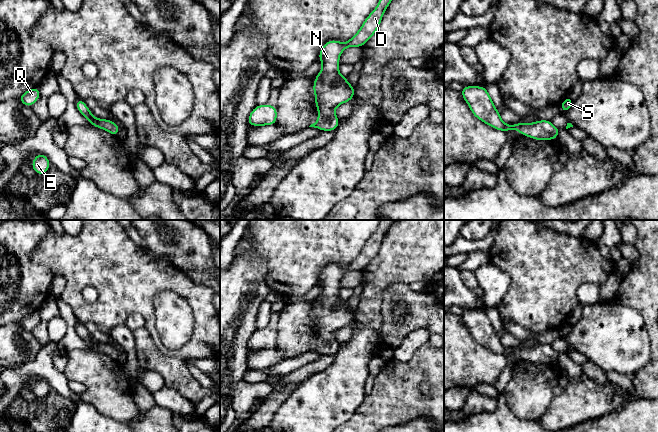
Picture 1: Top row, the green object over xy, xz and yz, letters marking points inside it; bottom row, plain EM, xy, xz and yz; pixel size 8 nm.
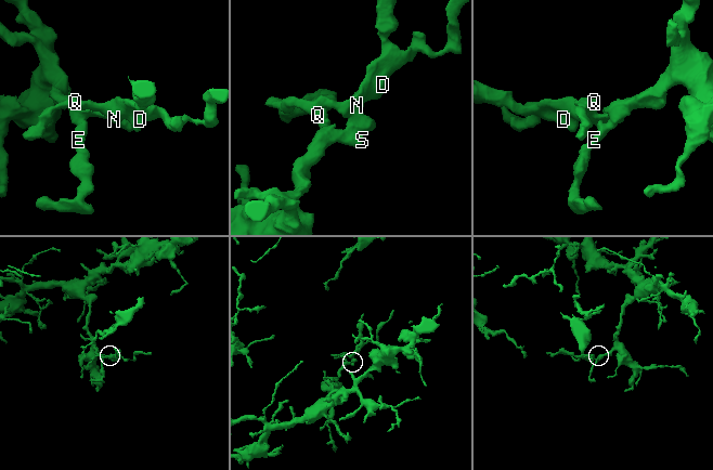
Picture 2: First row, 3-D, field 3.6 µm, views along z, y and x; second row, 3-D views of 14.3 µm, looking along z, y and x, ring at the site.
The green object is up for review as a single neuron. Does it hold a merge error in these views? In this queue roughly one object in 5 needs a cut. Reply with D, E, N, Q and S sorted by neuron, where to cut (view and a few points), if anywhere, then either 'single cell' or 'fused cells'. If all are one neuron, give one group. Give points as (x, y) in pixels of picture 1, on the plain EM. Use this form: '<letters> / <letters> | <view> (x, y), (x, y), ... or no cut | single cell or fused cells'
D E N Q S | no cut | single cell

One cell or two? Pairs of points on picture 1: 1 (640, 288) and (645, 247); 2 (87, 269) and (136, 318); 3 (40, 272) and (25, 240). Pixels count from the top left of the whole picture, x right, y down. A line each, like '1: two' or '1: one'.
1: one
2: two
3: one

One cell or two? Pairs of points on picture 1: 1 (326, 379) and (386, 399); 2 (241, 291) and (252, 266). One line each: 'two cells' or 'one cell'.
1: two cells
2: one cell

